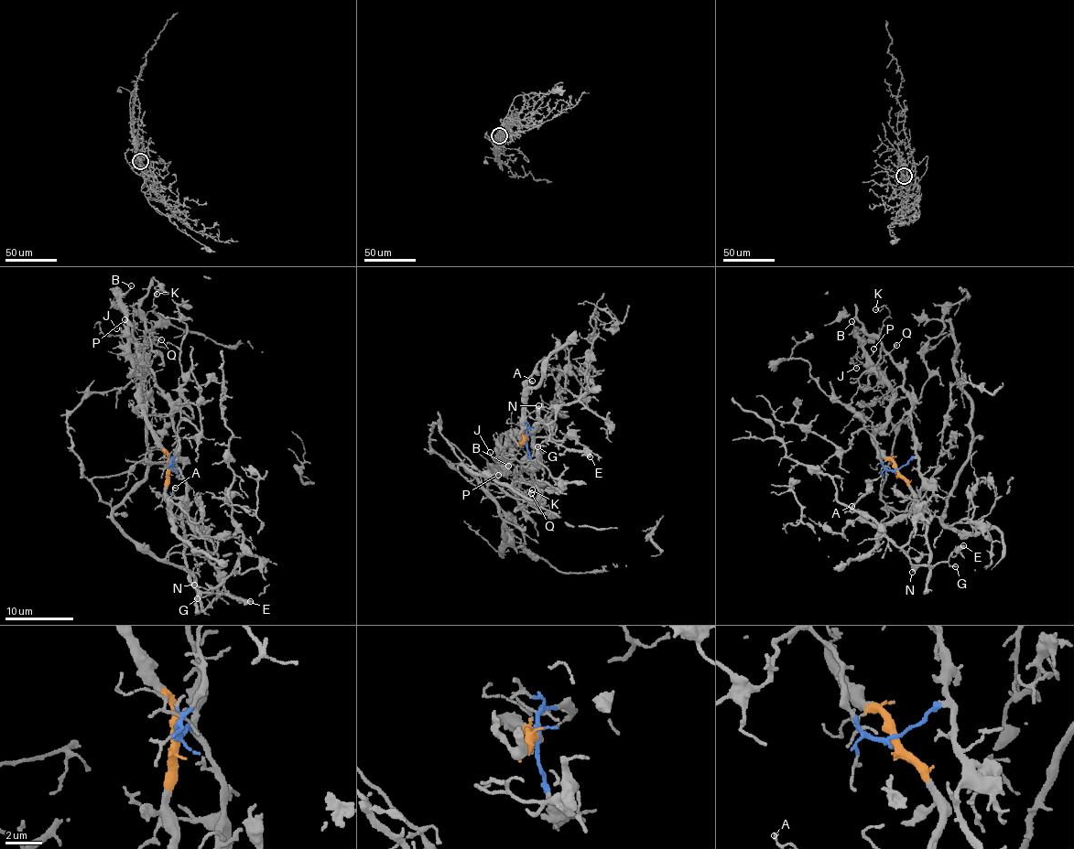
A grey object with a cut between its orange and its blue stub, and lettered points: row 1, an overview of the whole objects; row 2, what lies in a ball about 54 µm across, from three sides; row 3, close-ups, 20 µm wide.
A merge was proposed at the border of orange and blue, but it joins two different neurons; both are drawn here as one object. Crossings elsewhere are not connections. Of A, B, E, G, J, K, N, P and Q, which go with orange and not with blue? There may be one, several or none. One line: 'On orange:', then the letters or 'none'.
On orange: A, B, J, P

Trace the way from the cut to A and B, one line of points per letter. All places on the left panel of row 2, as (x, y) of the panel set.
A: (168, 467), (167, 514), (171, 517), (169, 497), (175, 487)
B: (168, 467), (168, 456), (146, 421), (141, 381), (130, 352), (123, 302), (130, 286)

